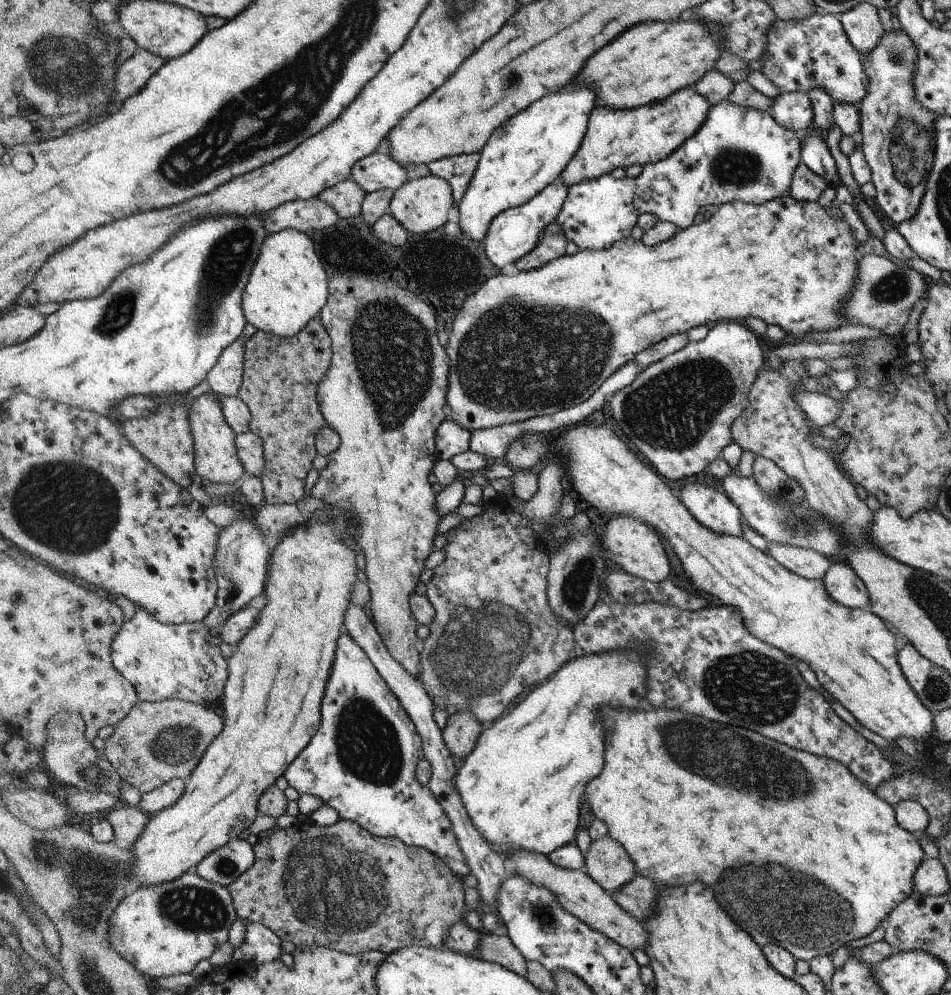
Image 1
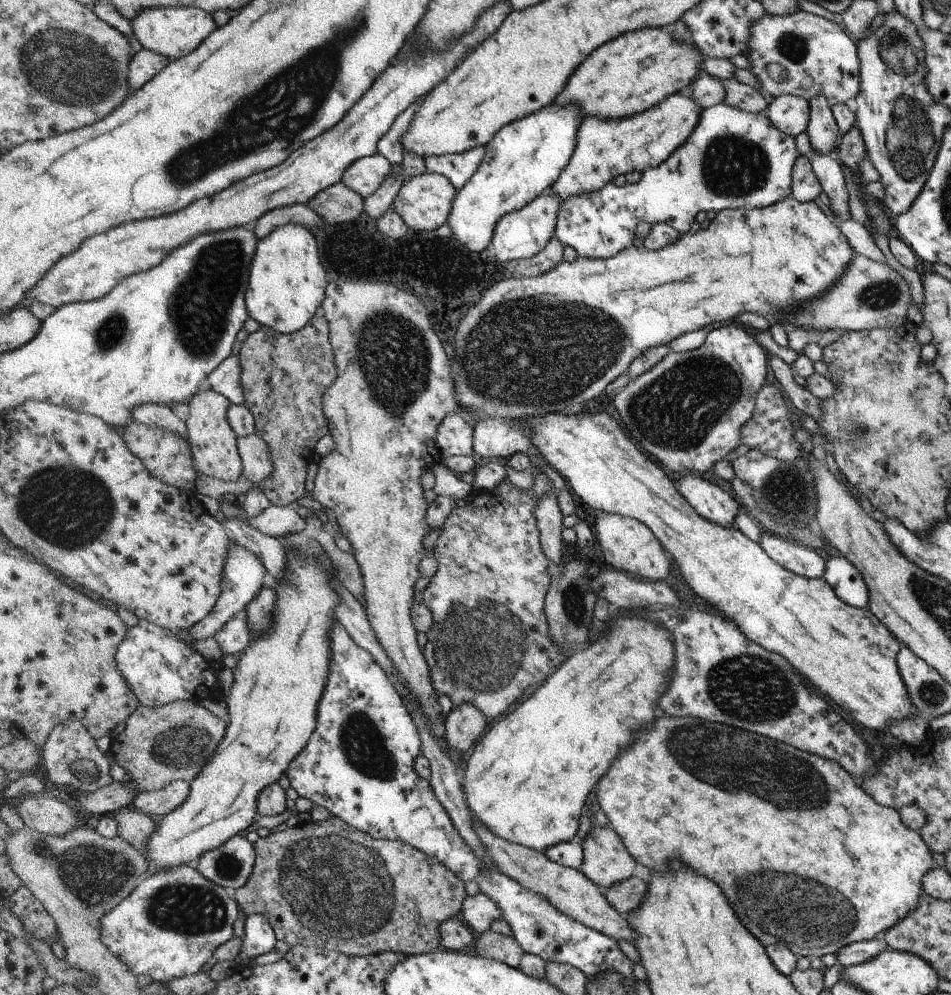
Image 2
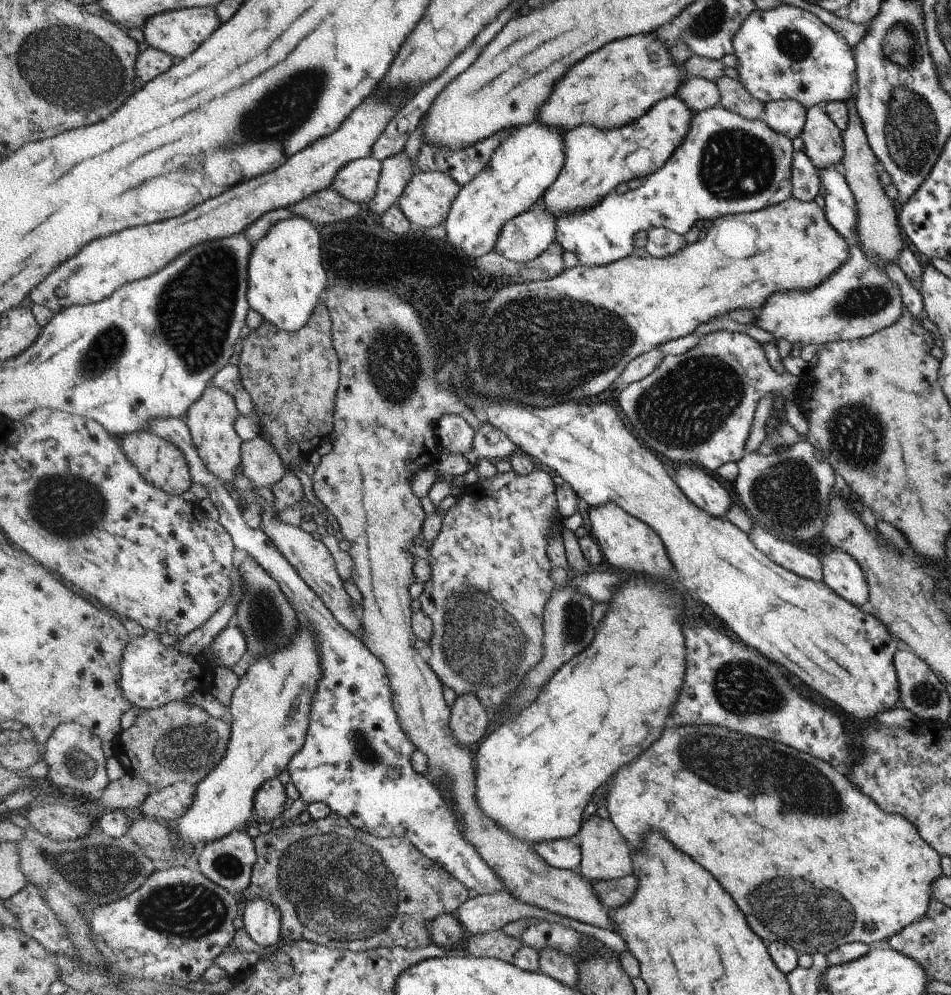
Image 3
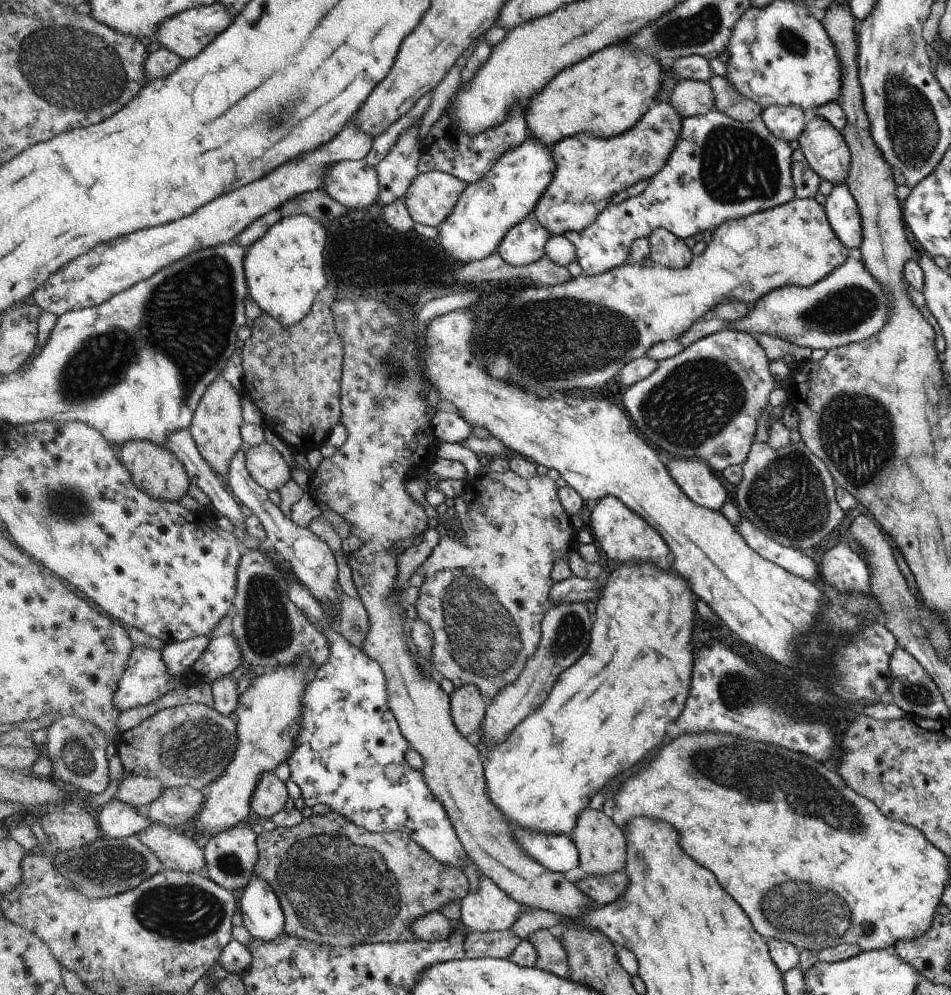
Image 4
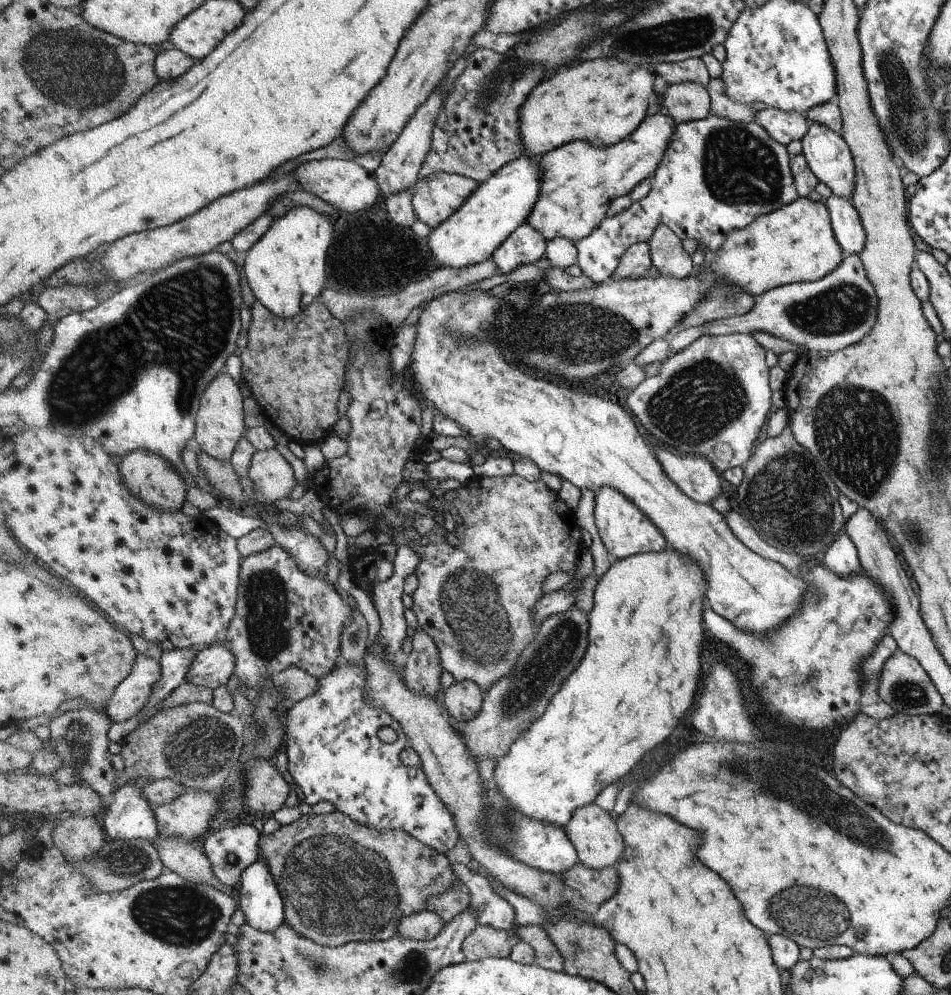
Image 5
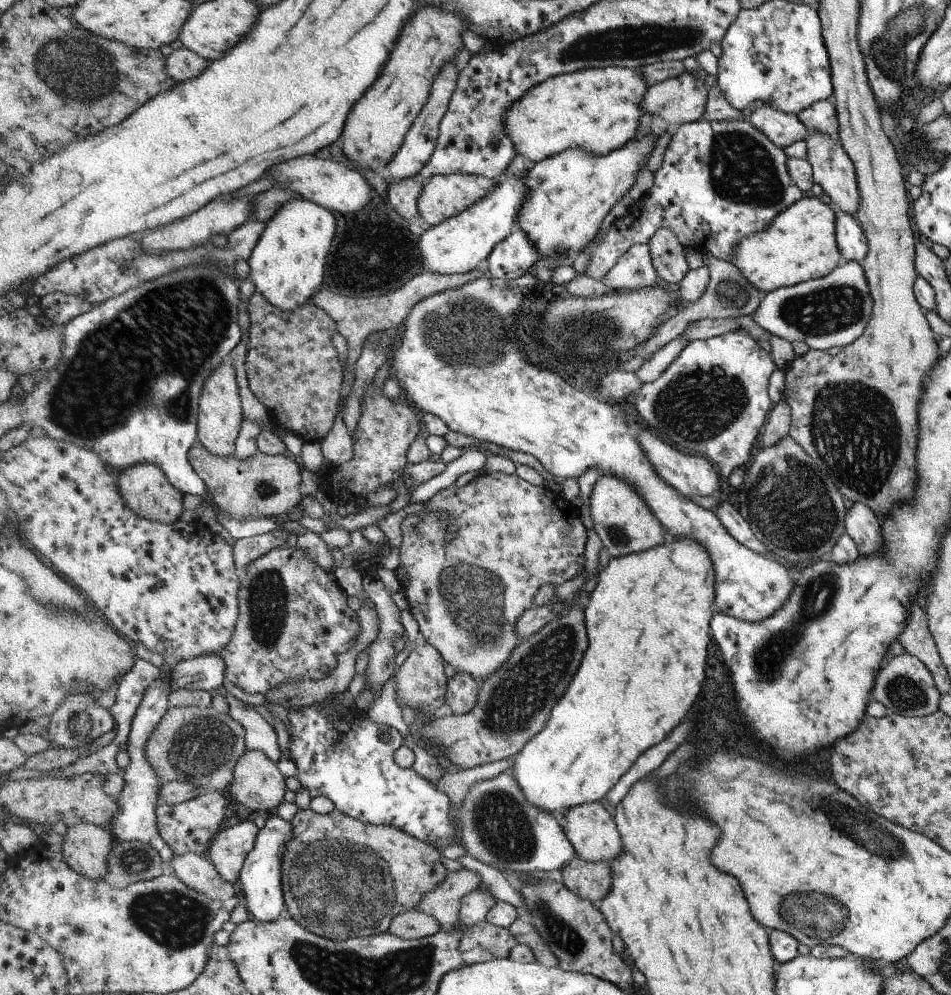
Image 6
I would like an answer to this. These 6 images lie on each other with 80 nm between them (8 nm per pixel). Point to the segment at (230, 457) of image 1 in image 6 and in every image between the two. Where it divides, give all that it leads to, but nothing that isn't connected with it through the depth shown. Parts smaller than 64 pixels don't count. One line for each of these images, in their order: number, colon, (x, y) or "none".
2: (215, 443)
3: (212, 420)
4: (217, 428)
5: (220, 426)
6: (221, 411)

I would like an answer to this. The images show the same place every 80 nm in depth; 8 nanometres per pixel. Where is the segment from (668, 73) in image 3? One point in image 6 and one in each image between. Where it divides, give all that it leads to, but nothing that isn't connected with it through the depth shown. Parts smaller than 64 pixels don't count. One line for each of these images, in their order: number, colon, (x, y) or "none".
4: (607, 94)
5: (603, 101)
6: (597, 110)

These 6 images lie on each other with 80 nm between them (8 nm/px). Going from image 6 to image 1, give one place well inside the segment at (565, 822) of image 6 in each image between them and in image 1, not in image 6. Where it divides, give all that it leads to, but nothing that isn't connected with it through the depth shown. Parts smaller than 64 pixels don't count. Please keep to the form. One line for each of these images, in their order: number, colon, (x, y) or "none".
1: (607, 861)
2: (607, 861)
3: (605, 853)
4: (603, 847)
5: (600, 844)

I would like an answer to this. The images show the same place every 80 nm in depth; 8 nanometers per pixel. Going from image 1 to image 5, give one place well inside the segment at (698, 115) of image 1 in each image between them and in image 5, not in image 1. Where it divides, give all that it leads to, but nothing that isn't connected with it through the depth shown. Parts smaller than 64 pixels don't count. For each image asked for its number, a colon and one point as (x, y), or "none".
2: (605, 149)
3: (596, 161)
4: (589, 170)
5: (579, 180)

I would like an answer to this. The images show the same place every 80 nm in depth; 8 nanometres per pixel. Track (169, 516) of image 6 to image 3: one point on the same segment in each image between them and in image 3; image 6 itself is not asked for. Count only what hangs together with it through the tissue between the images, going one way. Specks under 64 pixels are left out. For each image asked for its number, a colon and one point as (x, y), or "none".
3: (163, 463)
4: (157, 470)
5: (152, 478)

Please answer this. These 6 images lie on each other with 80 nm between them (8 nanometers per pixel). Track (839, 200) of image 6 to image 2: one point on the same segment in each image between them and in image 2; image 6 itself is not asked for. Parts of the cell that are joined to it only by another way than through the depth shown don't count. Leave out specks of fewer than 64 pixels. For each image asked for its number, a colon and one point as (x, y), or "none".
2: (823, 133)
3: (822, 140)
4: (825, 148)
5: (829, 158)

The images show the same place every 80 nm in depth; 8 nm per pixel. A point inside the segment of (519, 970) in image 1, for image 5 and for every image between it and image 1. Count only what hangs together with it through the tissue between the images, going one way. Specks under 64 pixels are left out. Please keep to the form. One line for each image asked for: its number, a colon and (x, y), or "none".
2: (491, 944)
3: (498, 944)
4: (495, 944)
5: (485, 941)

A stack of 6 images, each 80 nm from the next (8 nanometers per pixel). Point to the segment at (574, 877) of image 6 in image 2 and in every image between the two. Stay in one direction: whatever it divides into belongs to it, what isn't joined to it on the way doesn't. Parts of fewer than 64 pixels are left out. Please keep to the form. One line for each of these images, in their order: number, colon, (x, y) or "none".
2: (625, 896)
3: (616, 892)
4: (602, 889)
5: (595, 885)

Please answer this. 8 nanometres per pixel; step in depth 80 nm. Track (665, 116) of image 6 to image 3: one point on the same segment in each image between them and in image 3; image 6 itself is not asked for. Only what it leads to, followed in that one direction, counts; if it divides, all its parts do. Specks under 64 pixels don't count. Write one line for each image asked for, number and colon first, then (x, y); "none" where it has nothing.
3: (699, 93)
4: (691, 98)
5: (687, 101)

